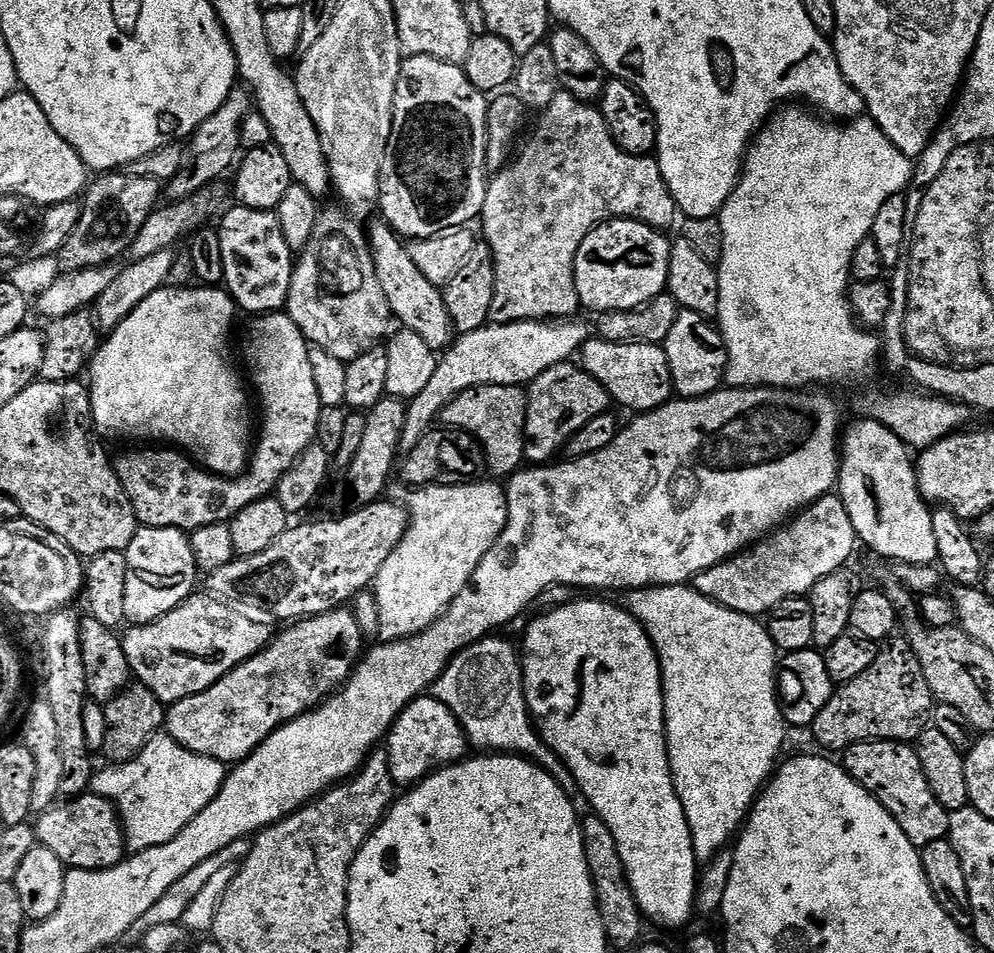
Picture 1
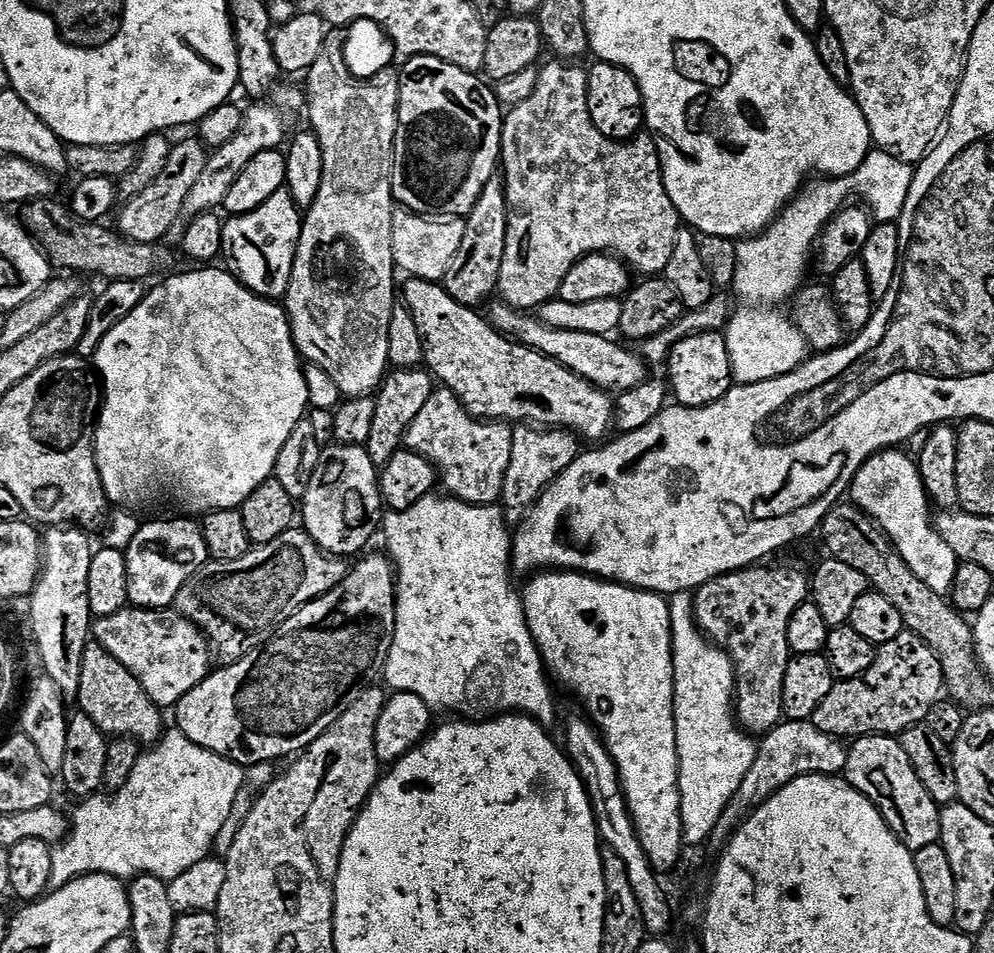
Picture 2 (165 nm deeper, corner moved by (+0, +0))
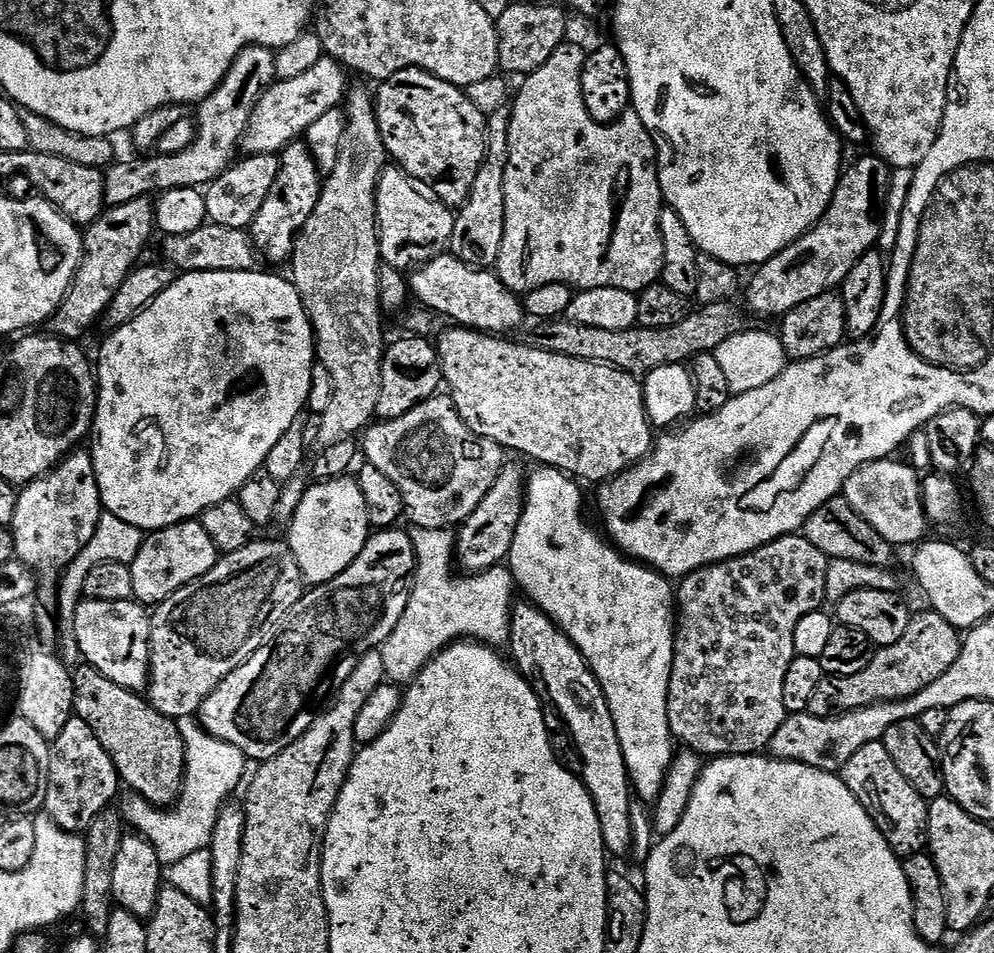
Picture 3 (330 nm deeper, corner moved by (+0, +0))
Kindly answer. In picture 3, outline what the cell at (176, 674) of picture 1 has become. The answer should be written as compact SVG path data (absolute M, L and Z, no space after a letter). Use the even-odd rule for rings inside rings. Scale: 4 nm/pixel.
M87 598L81 599L76 606L76 613L74 614L74 626L72 633L76 635L76 641L80 647L80 654L83 663L89 668L97 668L106 678L110 678L110 682L118 682L118 686L128 688L130 691L140 694L147 689L148 686L148 667L150 666L150 654L152 653L152 618L149 609L145 605L137 602L135 599L123 600L122 602L98 602L97 600L90 600Z

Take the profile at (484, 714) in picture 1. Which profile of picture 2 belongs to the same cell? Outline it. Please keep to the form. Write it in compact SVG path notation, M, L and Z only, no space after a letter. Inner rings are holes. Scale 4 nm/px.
M448 494L436 495L423 496L417 504L401 512L389 511L382 520L382 536L384 532L384 540L388 543L386 552L394 565L396 574L396 625L388 657L384 660L382 675L385 682L383 683L392 692L416 694L433 710L445 708L446 711L452 712L448 714L455 714L457 717L473 722L491 720L505 714L523 714L531 716L540 724L551 726L556 720L556 704L552 701L552 688L548 685L549 677L546 675L544 658L536 648L524 617L521 593L512 585L512 576L514 577L514 569L511 565L512 536L504 513L499 507L490 504L467 504L464 500L457 500Z

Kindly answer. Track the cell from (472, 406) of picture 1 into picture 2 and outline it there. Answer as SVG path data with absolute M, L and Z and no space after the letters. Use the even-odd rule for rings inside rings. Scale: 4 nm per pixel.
M440 386L431 394L426 406L410 422L404 435L404 448L425 456L435 464L442 477L442 488L467 504L495 505L502 492L502 482L510 466L512 428L504 422L471 416L450 389Z

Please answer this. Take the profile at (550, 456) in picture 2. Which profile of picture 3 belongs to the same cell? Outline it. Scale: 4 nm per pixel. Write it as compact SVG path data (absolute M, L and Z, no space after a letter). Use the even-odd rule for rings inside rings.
M505 463L498 474L494 486L490 486L490 494L478 502L474 514L470 514L456 532L455 563L460 564L465 573L485 572L503 565L507 561L514 534L518 530L518 522L524 513L524 497L526 495L526 471L520 464Z

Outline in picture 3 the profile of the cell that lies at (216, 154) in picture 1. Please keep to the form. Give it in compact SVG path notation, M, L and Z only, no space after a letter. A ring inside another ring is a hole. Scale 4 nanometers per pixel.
M149 197L126 202L117 208L109 207L83 233L84 253L76 271L76 279L64 296L58 310L46 322L51 335L61 340L83 341L83 336L107 313L110 302L122 282L137 267L140 251L156 228L156 206Z

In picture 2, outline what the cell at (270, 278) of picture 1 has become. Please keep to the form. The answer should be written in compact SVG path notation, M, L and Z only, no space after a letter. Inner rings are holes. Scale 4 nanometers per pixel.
M286 190L266 198L258 210L245 216L228 216L222 230L222 264L241 284L245 284L254 294L266 297L267 300L283 301L288 294L290 278L294 270L296 247L300 241L302 223L301 209L297 208L294 198Z

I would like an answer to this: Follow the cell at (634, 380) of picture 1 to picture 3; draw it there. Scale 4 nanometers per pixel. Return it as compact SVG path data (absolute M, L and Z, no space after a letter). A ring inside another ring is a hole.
M445 254L434 258L429 264L424 264L421 268L415 269L410 276L410 292L413 297L416 296L423 307L439 314L441 317L449 316L449 321L457 325L471 328L485 334L512 334L516 327L523 320L526 320L526 313L521 297L517 293L511 292L495 271L482 268L471 268L466 266L458 257L451 254Z

